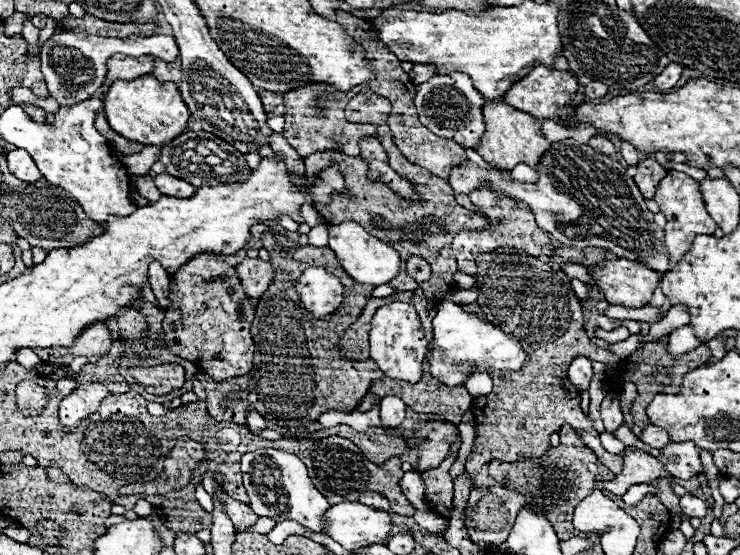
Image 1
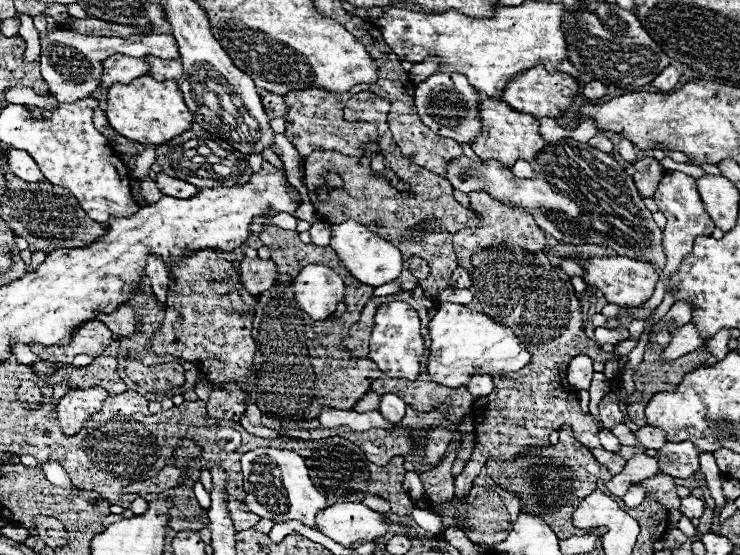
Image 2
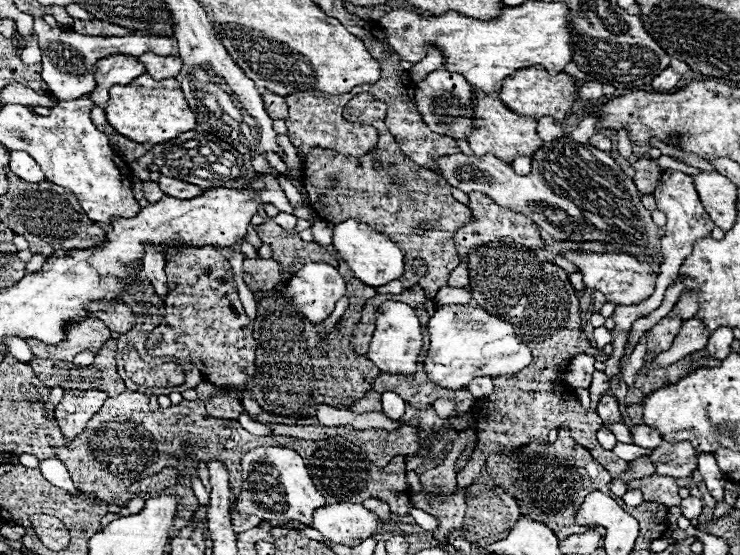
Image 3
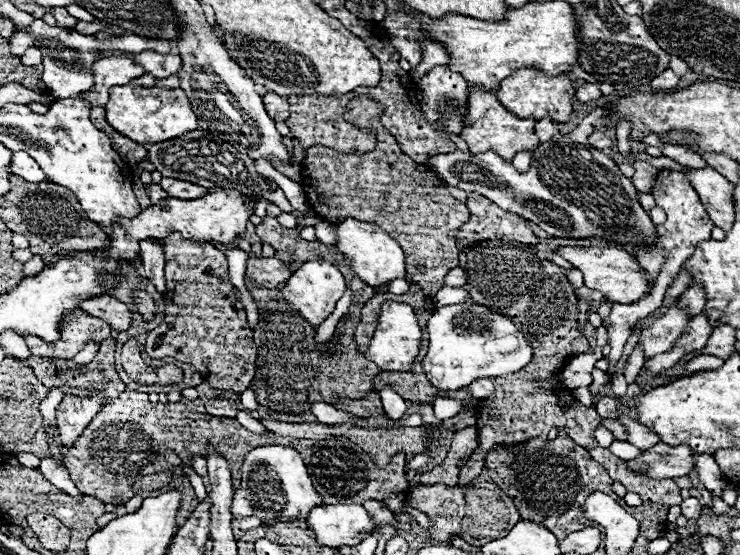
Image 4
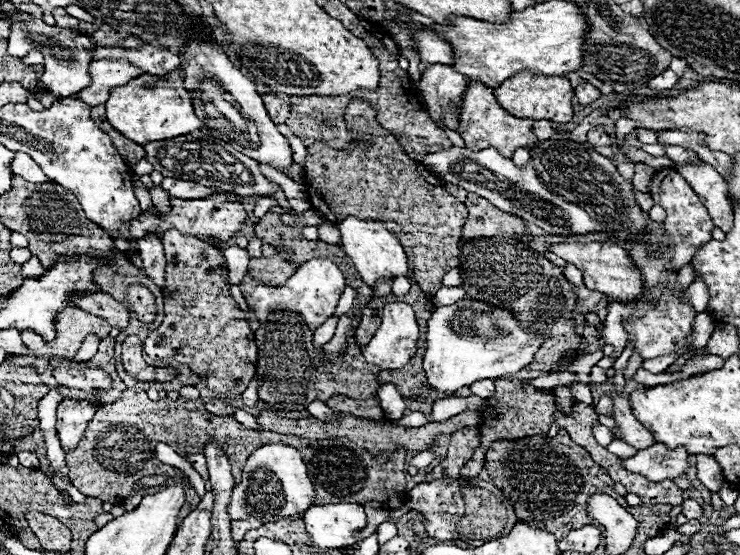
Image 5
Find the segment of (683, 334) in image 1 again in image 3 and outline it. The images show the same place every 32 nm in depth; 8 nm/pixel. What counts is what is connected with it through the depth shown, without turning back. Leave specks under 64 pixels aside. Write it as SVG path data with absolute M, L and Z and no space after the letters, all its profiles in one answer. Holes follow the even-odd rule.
M690 318L682 326L680 334L676 336L672 348L656 356L654 366L656 368L664 368L664 366L670 366L670 364L678 362L680 358L684 358L684 356L688 356L688 354L692 354L696 350L702 350L706 346L708 338L710 338L710 334L706 332L704 322L700 322L698 318Z

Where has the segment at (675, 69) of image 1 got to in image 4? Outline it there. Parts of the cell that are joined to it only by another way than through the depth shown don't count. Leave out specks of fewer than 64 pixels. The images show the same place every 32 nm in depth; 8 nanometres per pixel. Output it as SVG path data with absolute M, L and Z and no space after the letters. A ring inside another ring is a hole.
M668 68L668 70L664 70L660 76L656 76L656 78L650 82L650 86L652 86L654 90L670 90L670 88L674 88L674 86L678 84L678 80L680 80L680 76L676 76L676 74Z

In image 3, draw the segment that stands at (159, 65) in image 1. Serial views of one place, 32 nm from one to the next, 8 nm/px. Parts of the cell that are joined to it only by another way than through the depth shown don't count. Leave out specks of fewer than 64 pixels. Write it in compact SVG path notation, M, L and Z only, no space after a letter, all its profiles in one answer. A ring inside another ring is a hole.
M144 52L138 60L146 66L146 72L158 80L178 76L182 70L182 62L178 56L158 56L152 52Z

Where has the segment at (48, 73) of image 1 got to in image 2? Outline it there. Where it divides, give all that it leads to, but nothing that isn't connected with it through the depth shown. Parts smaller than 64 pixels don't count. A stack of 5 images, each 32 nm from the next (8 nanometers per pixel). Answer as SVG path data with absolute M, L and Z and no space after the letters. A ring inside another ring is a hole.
M36 18L36 30L40 32L42 40L42 76L50 88L50 94L58 102L76 102L90 96L98 88L98 80L102 74L102 60L112 54L142 58L146 54L154 54L160 58L176 58L178 46L170 34L148 34L148 36L128 36L128 38L114 38L114 36L84 36L72 30L56 28L48 32L46 20Z

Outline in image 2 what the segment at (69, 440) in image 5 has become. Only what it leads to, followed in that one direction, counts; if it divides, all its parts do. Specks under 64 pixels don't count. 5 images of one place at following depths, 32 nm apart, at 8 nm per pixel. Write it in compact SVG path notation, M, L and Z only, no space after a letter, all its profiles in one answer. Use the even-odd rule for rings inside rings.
M100 386L84 388L84 390L70 390L56 406L56 418L62 424L62 432L66 436L78 434L82 430L82 422L90 418L90 414L102 408L104 398L108 396L106 390Z

